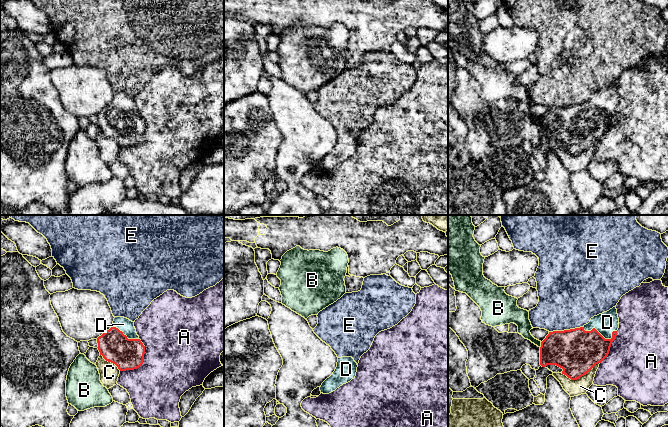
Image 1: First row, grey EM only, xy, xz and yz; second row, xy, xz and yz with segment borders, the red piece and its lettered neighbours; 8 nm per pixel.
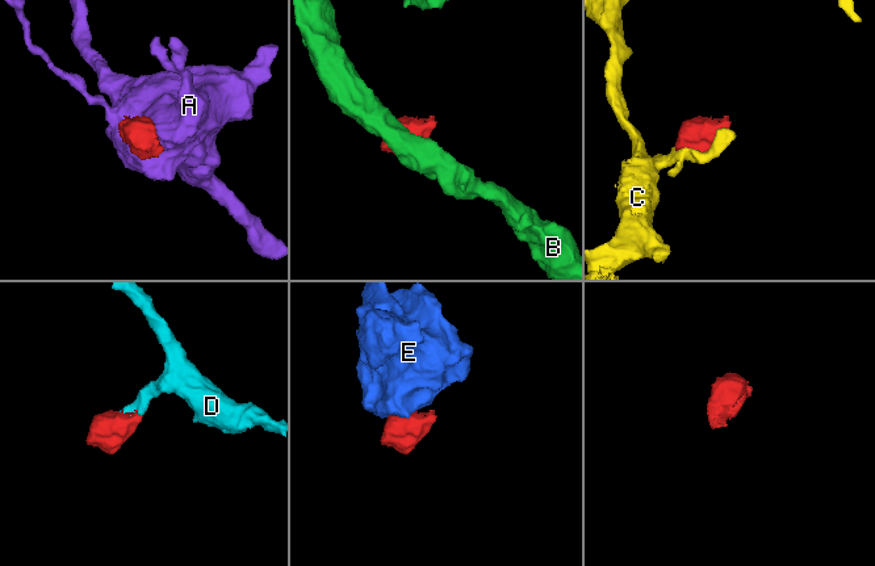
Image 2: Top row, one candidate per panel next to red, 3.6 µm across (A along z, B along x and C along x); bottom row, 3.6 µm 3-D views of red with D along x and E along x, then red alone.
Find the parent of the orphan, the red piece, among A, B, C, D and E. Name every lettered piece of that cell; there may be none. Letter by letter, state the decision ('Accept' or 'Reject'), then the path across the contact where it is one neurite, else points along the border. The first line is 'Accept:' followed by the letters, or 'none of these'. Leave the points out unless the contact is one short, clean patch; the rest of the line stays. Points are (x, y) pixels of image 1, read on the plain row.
Accept: D
A: Reject
B: Reject. Boundary: yz (541, 118), (540, 123)
C: Reject
D: Accept
E: Reject. Boundary: yz (582, 102), (549, 108)

